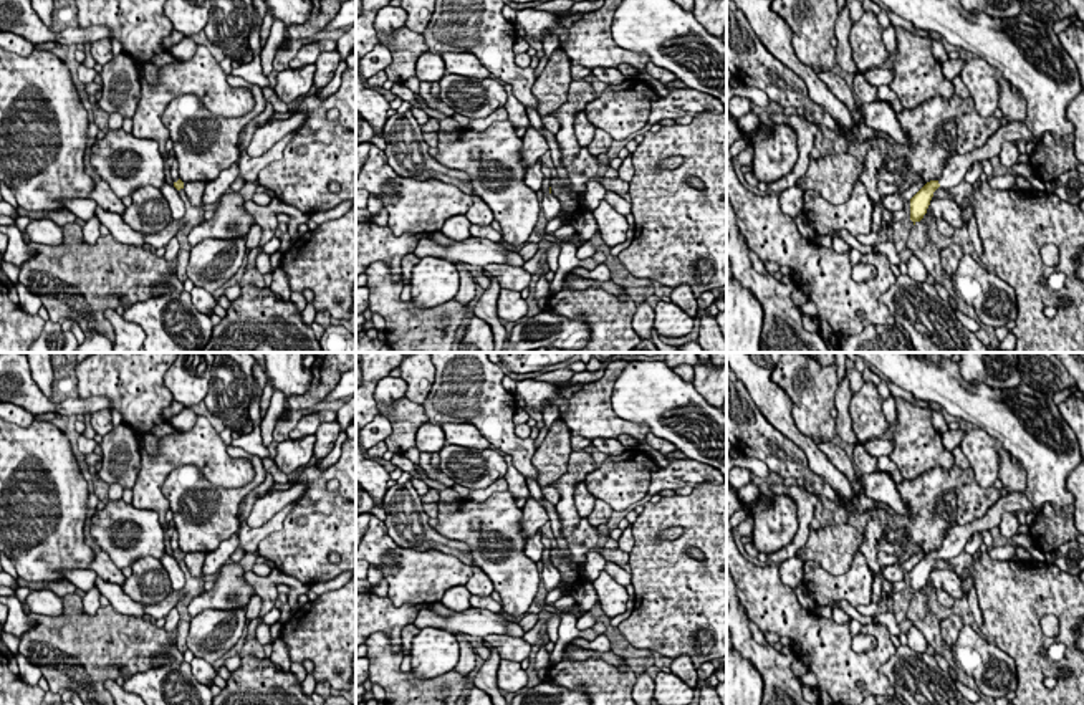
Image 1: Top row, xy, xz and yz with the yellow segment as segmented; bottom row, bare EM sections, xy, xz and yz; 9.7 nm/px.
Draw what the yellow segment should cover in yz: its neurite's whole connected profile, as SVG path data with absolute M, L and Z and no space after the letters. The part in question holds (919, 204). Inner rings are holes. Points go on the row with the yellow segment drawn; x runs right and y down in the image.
M1006 122L1001 126L983 147L978 147L968 154L957 154L947 161L945 170L942 172L938 180L927 182L912 199L910 199L910 220L914 225L923 218L933 192L942 189L952 189L965 180L966 170L975 162L990 161L995 156L1000 156L1001 146L1005 142L1019 141L1031 142L1033 134L1024 122Z

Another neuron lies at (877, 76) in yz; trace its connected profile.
M874 68L874 70L866 71L864 78L867 79L869 84L879 88L879 86L892 83L894 70Z

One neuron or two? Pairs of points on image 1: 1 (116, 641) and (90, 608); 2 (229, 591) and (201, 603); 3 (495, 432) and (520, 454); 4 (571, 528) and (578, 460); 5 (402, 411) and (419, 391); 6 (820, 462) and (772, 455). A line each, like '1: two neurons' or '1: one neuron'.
1: two neurons
2: one neuron
3: one neuron
4: one neuron
5: two neurons
6: two neurons

